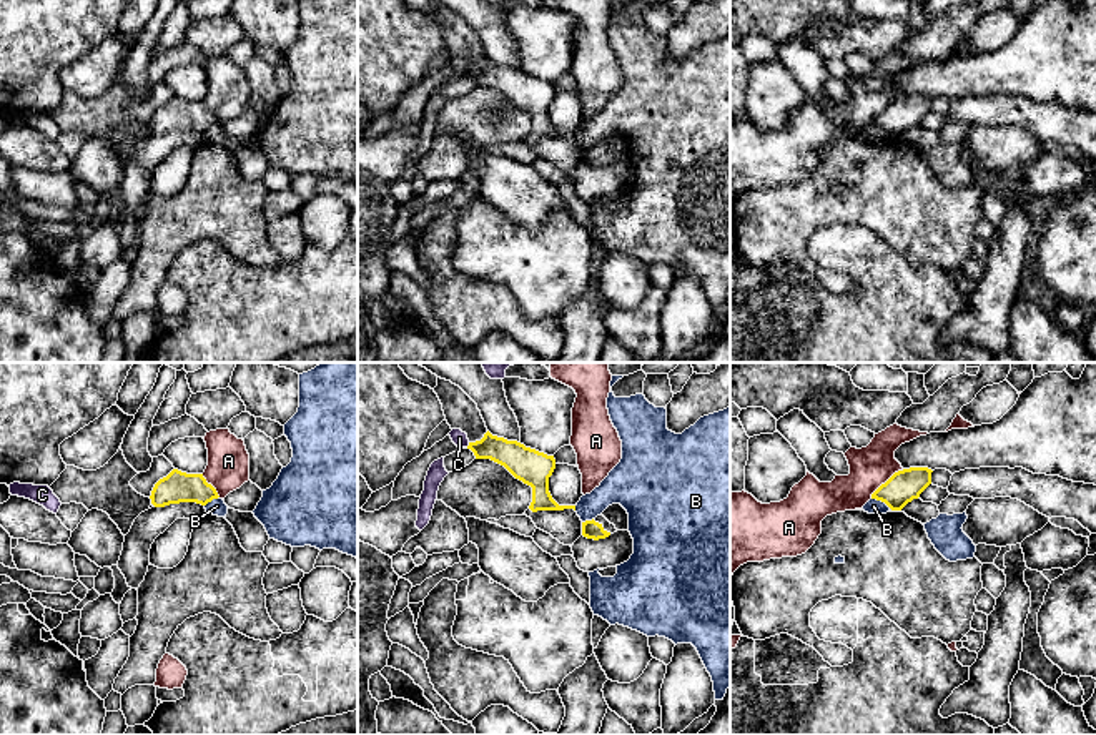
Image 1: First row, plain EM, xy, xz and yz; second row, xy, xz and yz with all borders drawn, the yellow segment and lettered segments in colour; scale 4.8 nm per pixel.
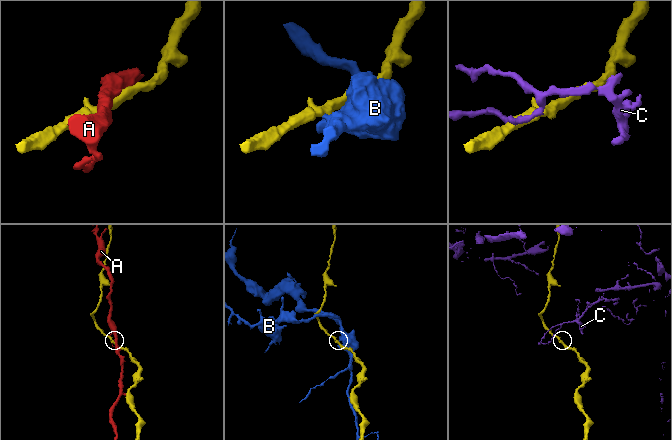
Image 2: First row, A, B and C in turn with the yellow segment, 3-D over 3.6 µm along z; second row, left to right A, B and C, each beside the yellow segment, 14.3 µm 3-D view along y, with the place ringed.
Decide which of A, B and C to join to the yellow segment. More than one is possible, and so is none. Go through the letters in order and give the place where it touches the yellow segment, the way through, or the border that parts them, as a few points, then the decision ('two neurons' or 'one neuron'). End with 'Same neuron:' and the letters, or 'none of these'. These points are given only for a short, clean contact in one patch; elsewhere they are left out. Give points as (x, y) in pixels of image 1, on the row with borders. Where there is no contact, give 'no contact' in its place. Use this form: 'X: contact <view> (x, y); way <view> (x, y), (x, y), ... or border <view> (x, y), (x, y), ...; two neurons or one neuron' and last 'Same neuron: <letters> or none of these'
A: contact yz (887, 481); two neurons
B: contact yz (882, 501); border yz (872, 498), (890, 508); two neurons
C: contact xz (469, 444); border xz (469, 443), (466, 446); two neurons
Same neuron: none of these

